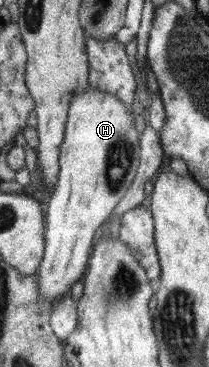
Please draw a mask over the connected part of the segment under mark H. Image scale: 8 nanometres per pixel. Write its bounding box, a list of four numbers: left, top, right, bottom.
[36,88,139,303]

